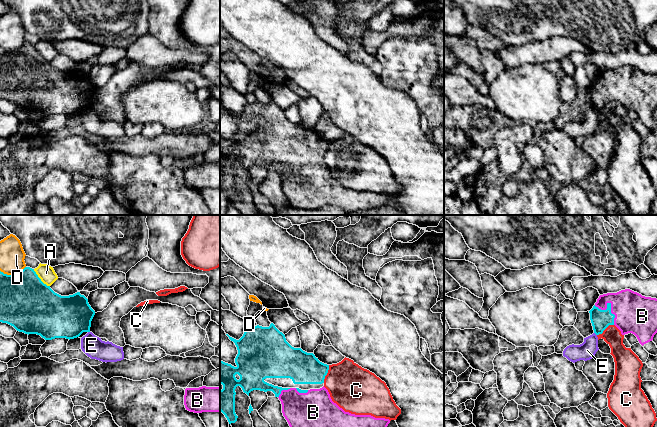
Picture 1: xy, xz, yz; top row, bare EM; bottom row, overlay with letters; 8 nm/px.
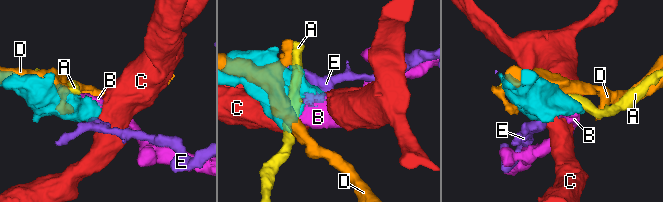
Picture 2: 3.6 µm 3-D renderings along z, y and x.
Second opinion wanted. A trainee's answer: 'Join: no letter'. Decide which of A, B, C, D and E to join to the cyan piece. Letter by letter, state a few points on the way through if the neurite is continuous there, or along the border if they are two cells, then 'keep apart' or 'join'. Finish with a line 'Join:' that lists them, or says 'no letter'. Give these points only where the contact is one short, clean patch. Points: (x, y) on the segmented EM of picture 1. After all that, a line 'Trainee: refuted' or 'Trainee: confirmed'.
A: keep apart
B: join
C: border along xz (329, 365), (323, 382); keep apart
D: keep apart
E: border along yz (594, 332), (596, 335); keep apart
Join: B
Trainee: refuted

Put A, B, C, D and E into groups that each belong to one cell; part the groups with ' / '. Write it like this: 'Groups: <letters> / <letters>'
Groups: A / B / C / D / E

